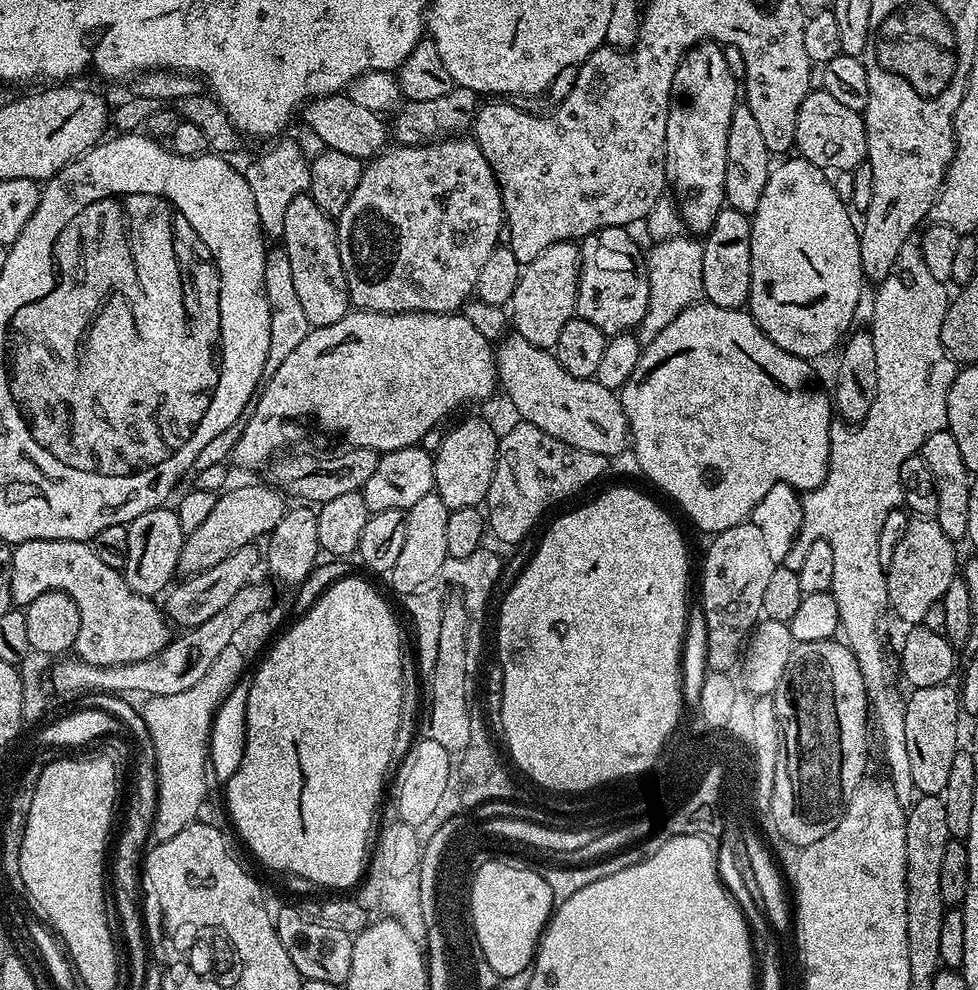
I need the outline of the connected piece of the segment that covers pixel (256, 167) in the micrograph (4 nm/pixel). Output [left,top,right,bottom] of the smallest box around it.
[244,136,311,239]

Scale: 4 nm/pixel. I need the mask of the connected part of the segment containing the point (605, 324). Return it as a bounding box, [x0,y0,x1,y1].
[574,227,650,338]

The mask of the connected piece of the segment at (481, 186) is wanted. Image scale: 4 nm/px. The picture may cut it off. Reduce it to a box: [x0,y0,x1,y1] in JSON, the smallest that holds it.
[335,138,505,313]

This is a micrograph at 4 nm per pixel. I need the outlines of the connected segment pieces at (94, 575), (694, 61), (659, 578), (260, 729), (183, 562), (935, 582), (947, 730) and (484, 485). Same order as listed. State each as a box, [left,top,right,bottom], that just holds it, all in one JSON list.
[[10,540,174,668],[666,42,738,234],[494,488,690,786],[226,574,404,890],[178,482,286,577],[886,518,958,626],[904,683,962,796],[434,420,498,510]]

